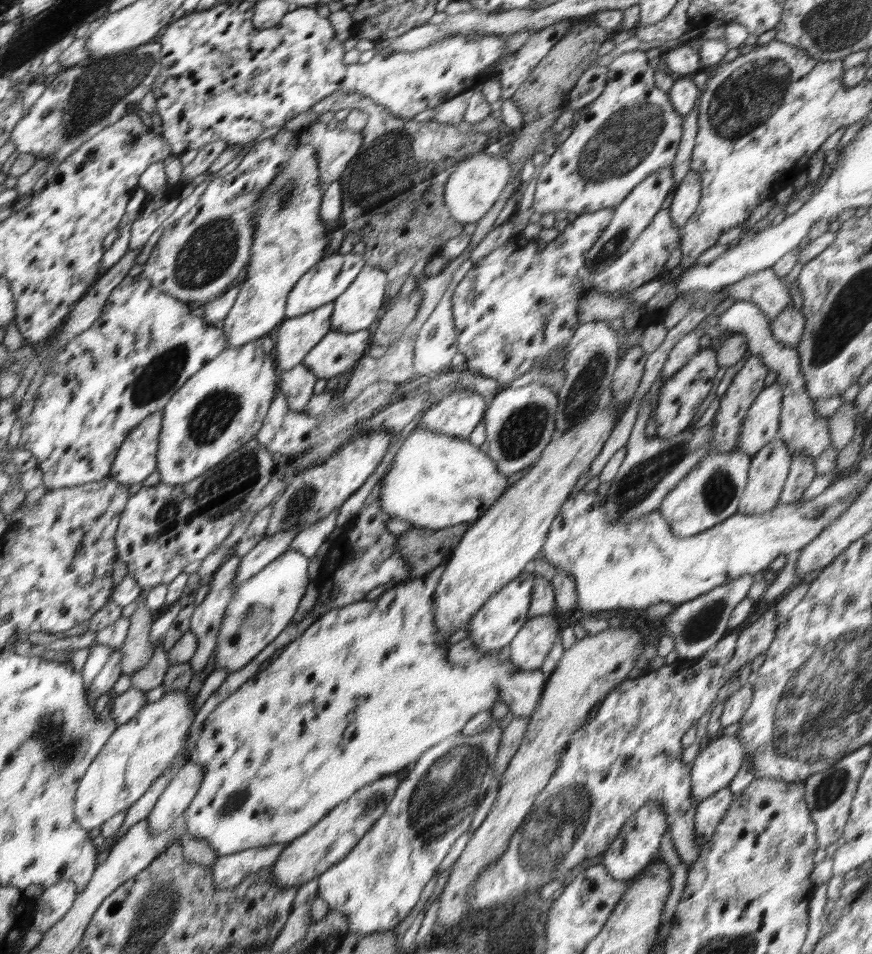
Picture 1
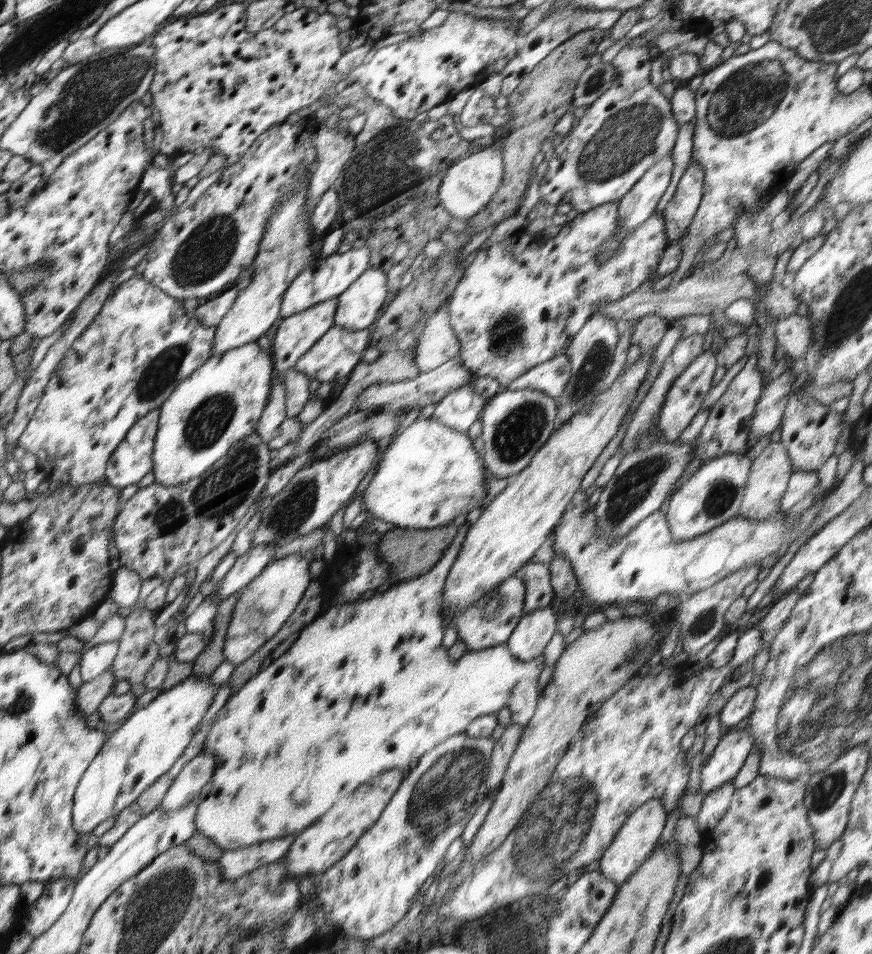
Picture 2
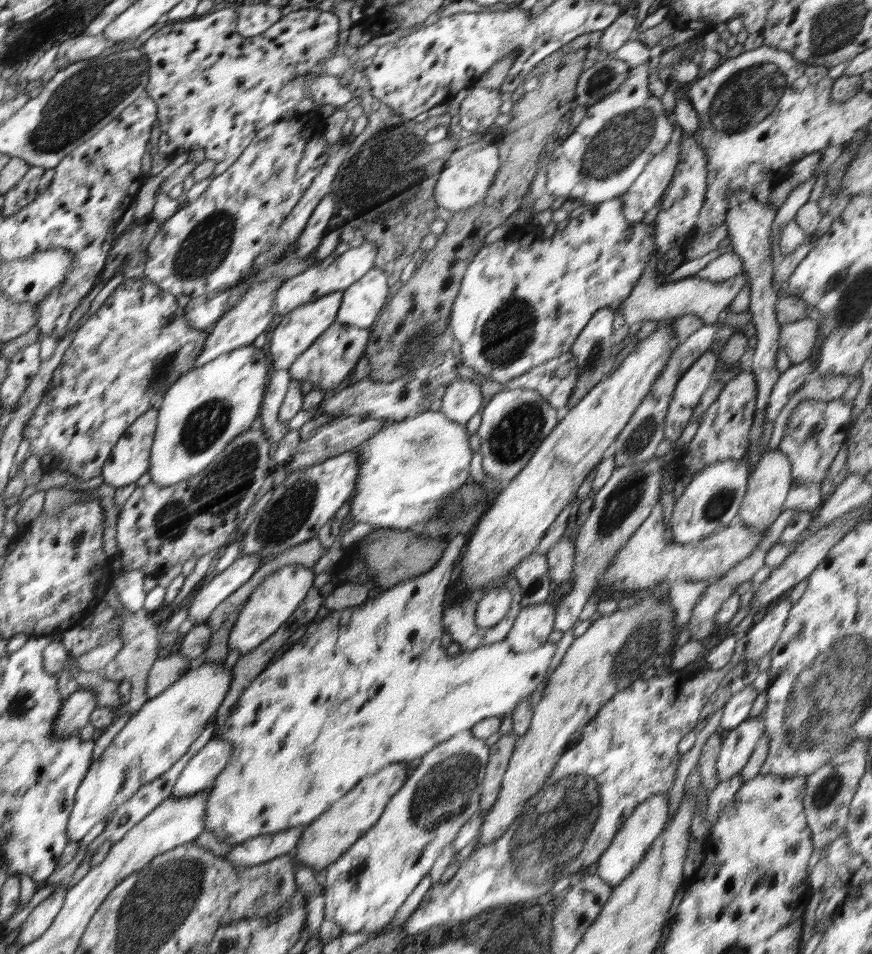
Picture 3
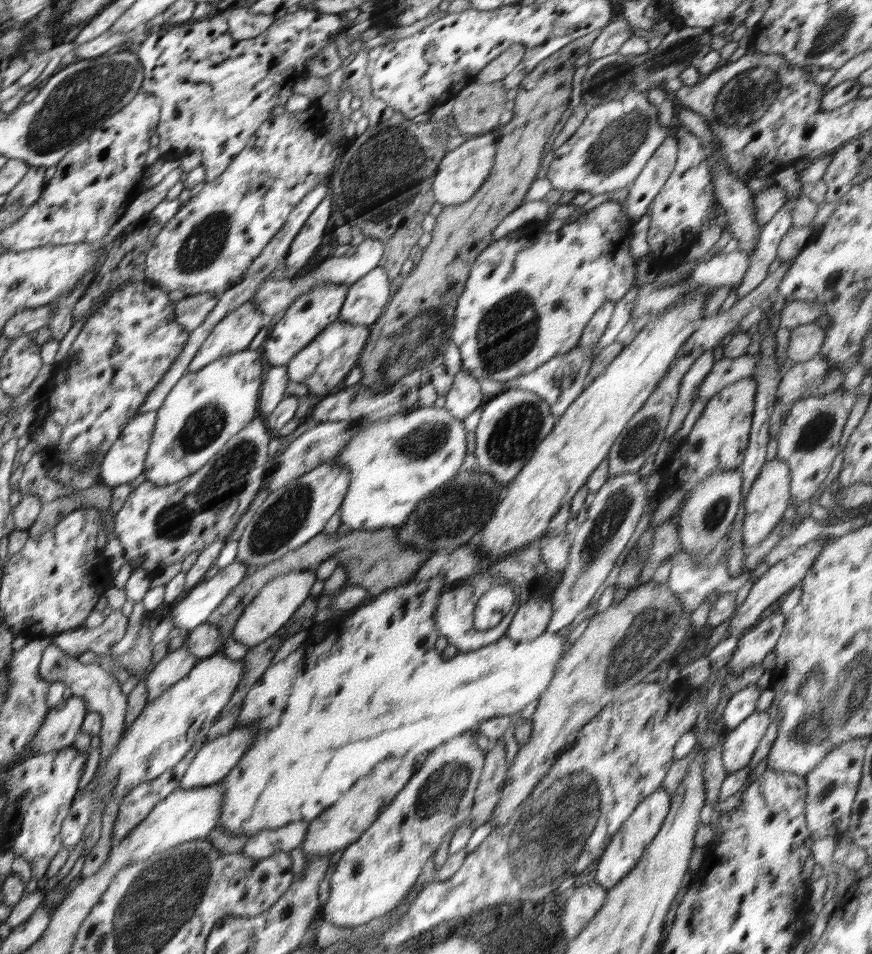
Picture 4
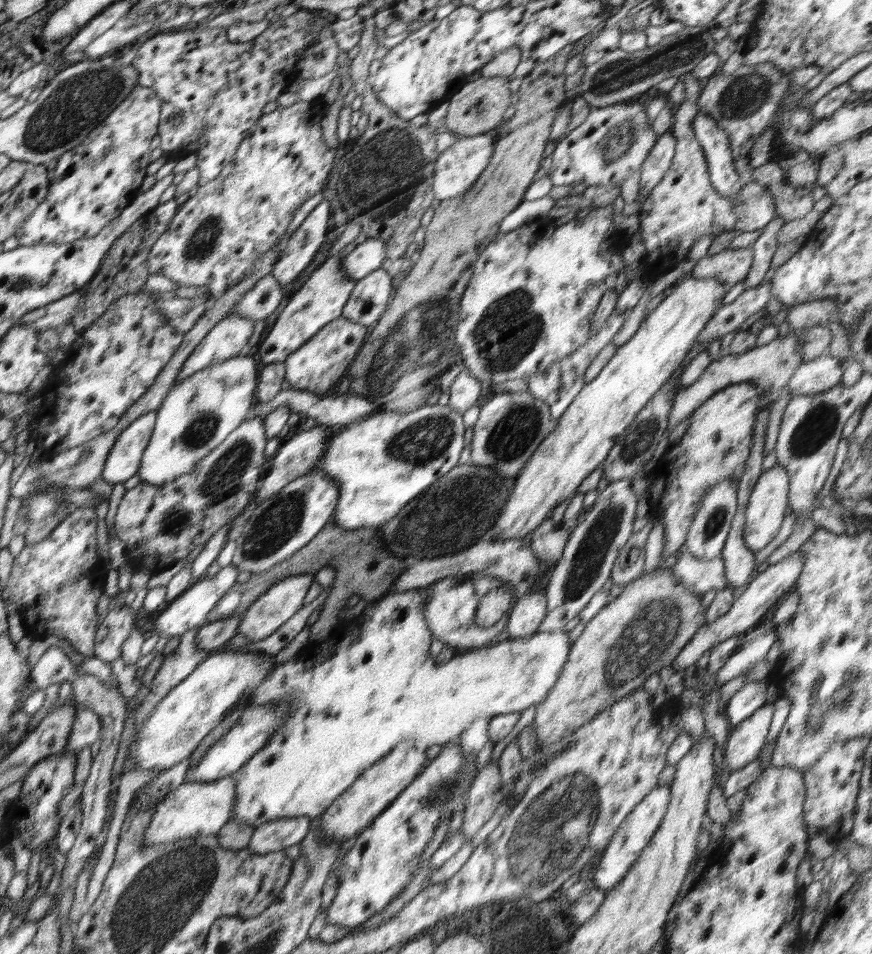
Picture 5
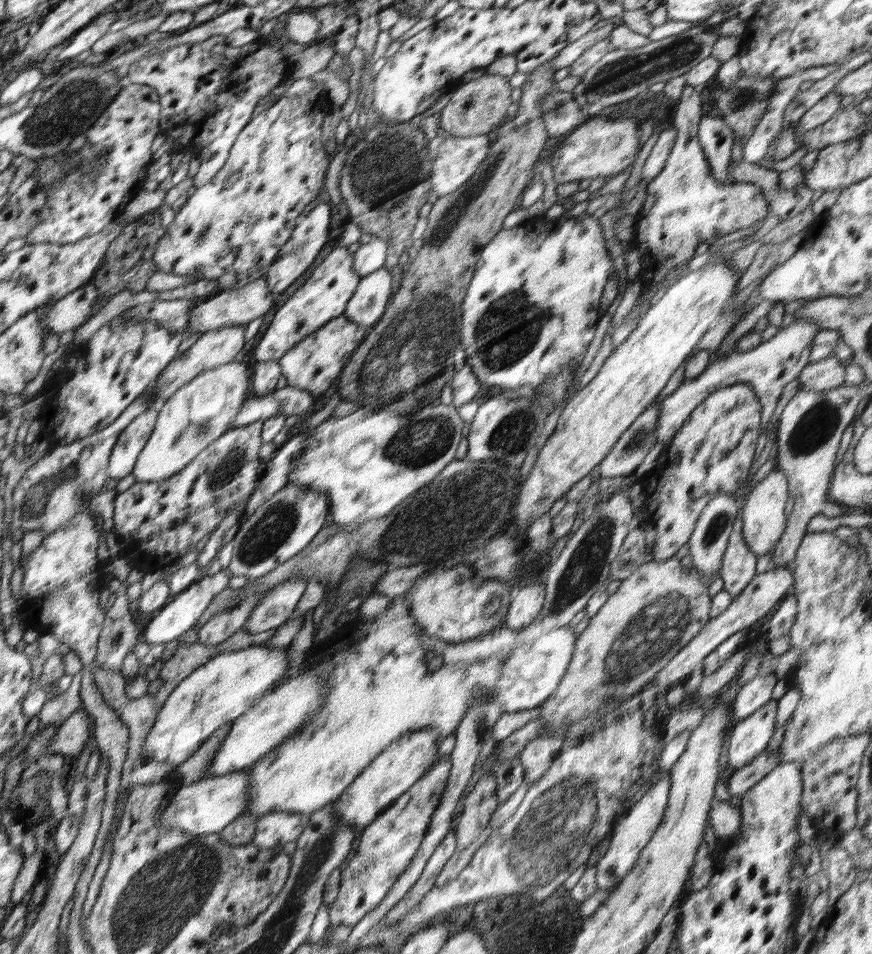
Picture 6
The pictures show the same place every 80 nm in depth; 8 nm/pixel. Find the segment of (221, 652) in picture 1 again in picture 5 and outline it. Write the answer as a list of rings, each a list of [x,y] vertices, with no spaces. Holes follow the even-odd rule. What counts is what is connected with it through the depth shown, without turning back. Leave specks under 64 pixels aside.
[[[298,575],[287,577],[286,579],[274,584],[270,589],[267,589],[242,615],[240,625],[236,635],[244,636],[246,640],[251,642],[260,642],[264,638],[268,638],[270,634],[274,634],[284,622],[292,618],[294,614],[299,612],[304,606],[304,600],[310,586],[314,584],[315,576]]]

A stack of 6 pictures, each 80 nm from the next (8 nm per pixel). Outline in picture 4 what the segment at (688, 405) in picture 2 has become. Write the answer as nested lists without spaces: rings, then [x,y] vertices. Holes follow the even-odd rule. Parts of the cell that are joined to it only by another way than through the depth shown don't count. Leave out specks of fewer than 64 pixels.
[[[714,350],[701,354],[690,366],[686,375],[680,381],[679,395],[675,402],[669,423],[664,430],[664,439],[669,439],[679,428],[681,422],[694,404],[695,394],[704,382],[710,370],[714,368]]]

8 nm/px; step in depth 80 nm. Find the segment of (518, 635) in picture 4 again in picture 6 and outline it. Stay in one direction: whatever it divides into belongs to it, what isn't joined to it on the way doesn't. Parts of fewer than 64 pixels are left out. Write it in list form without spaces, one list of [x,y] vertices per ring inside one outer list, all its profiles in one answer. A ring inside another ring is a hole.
[[[532,582],[521,590],[514,591],[509,610],[504,618],[509,630],[524,630],[538,616],[545,602],[544,582]]]

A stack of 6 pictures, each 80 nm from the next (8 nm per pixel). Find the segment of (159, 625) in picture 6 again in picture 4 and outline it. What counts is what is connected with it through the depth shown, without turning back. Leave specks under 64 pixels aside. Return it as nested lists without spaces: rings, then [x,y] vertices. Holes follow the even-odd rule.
[[[232,562],[210,580],[203,580],[192,588],[169,615],[174,628],[184,629],[186,632],[205,624],[212,612],[222,604],[232,590],[246,578],[250,565]]]

